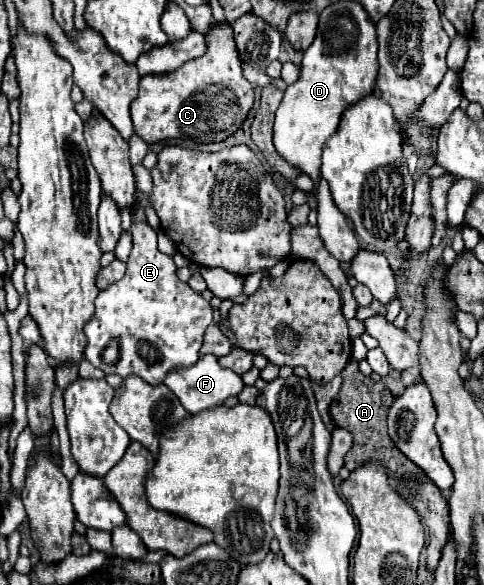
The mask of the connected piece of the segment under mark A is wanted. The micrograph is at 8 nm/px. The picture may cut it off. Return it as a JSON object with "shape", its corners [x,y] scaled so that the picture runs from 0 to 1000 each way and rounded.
{"shape":[[[736,614],[719,617],[719,624],[707,631],[707,644],[711,644],[711,655],[707,655],[698,675],[686,682],[682,709],[698,730],[711,730],[731,744],[731,764],[723,768],[723,774],[715,774],[711,795],[723,805],[731,805],[764,788],[781,788],[798,798],[810,836],[860,870],[860,877],[872,884],[872,891],[884,901],[884,918],[888,918],[884,921],[884,973],[901,973],[901,966],[913,952],[913,938],[926,928],[926,915],[930,915],[926,853],[860,791],[851,791],[843,781],[835,781],[835,774],[826,774],[826,768],[806,750],[802,730],[798,730],[798,709],[802,709],[806,692],[814,689],[814,675],[806,672],[806,665],[789,651],[777,655],[764,644],[748,641]]]}

